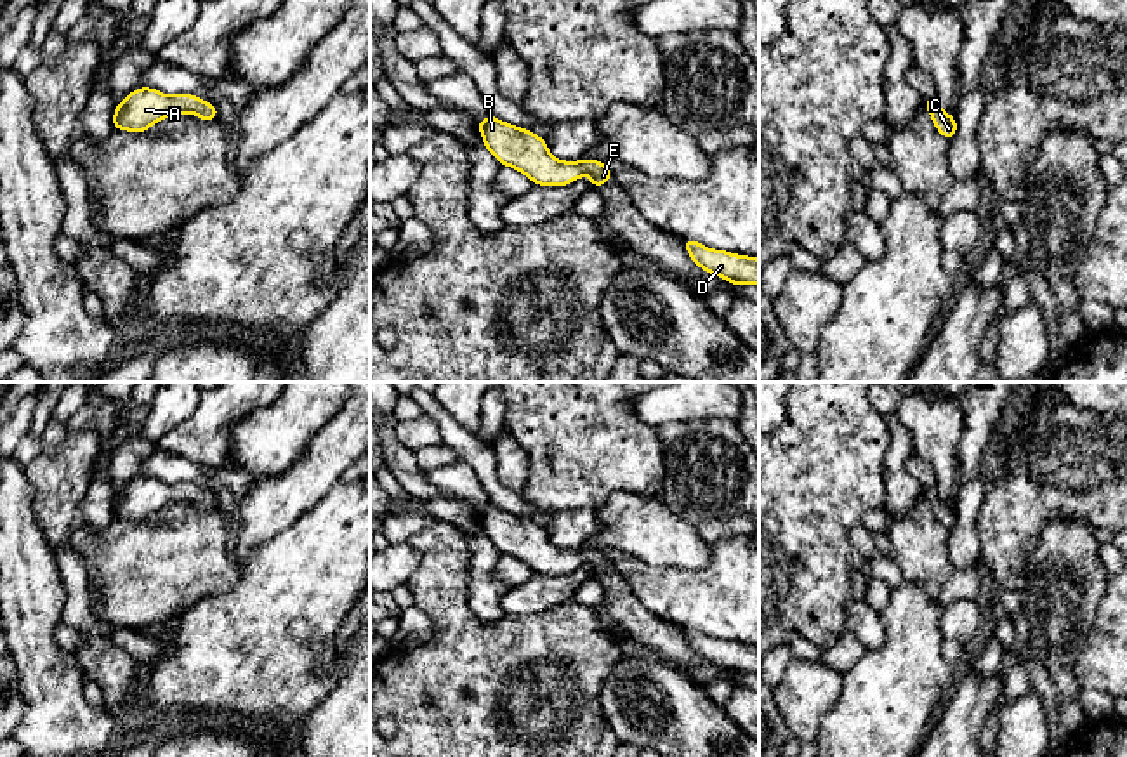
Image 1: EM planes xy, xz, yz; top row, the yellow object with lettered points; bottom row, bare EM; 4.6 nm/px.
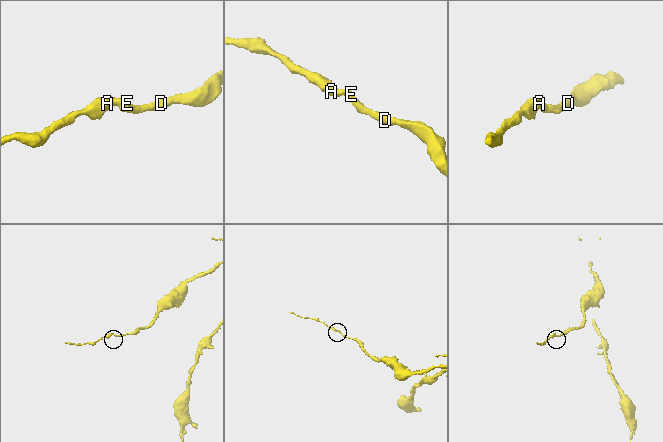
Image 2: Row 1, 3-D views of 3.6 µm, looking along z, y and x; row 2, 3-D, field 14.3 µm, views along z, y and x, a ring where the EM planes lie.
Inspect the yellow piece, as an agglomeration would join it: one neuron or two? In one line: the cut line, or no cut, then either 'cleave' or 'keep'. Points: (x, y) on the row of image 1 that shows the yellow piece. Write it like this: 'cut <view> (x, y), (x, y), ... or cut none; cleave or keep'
cut none; keep

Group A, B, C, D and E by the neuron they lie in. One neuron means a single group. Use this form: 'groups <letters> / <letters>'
groups A B C D E

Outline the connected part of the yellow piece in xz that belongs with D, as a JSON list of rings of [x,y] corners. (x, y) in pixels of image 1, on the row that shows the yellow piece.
[[[684,238],[691,260],[703,271],[728,280],[731,285],[759,285],[759,259],[712,250]]]

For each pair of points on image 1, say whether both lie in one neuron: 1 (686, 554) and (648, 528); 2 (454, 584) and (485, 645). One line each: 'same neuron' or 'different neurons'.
1: same neuron
2: same neuron

